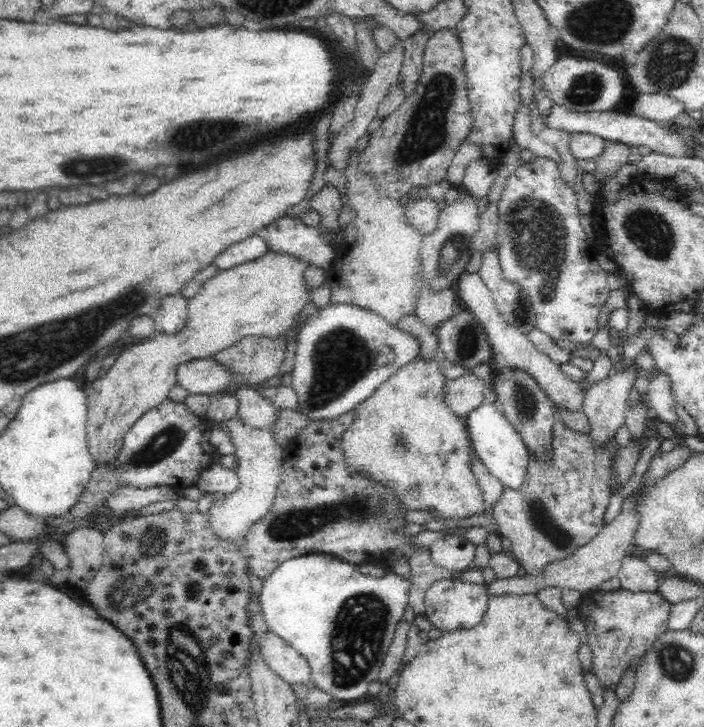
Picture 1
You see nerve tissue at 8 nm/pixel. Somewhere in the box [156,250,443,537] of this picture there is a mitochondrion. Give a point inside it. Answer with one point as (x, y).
(341, 357)

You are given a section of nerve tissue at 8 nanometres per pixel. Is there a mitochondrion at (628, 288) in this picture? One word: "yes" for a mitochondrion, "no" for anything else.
no

